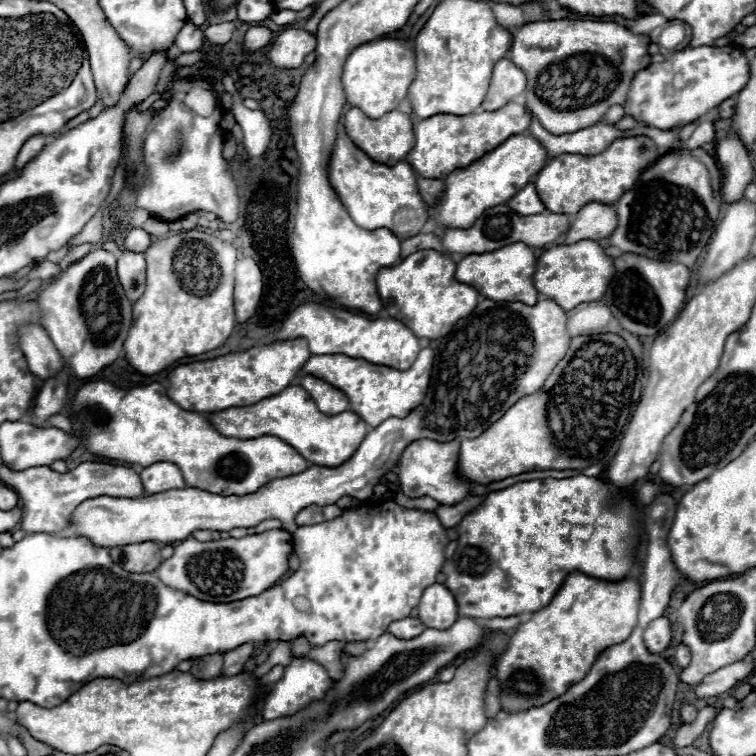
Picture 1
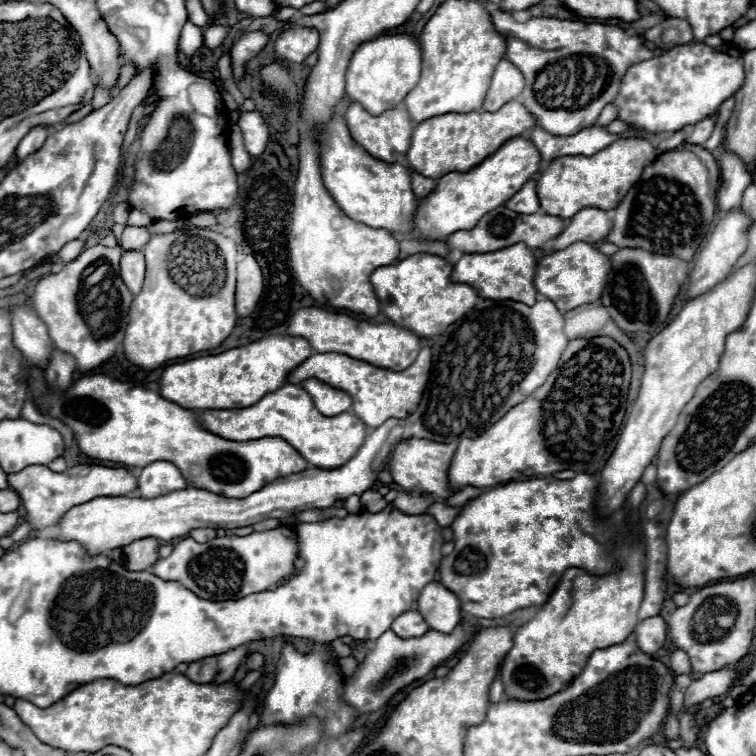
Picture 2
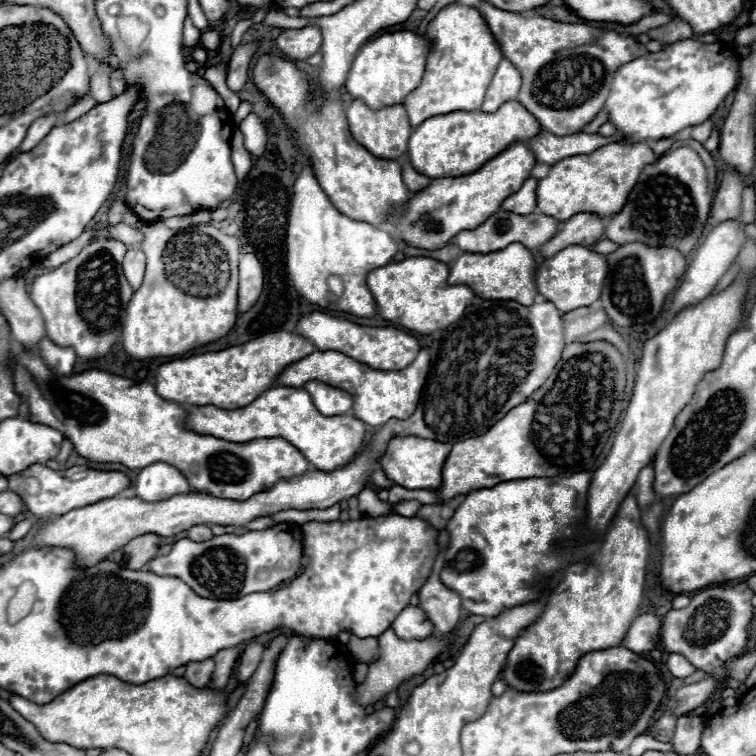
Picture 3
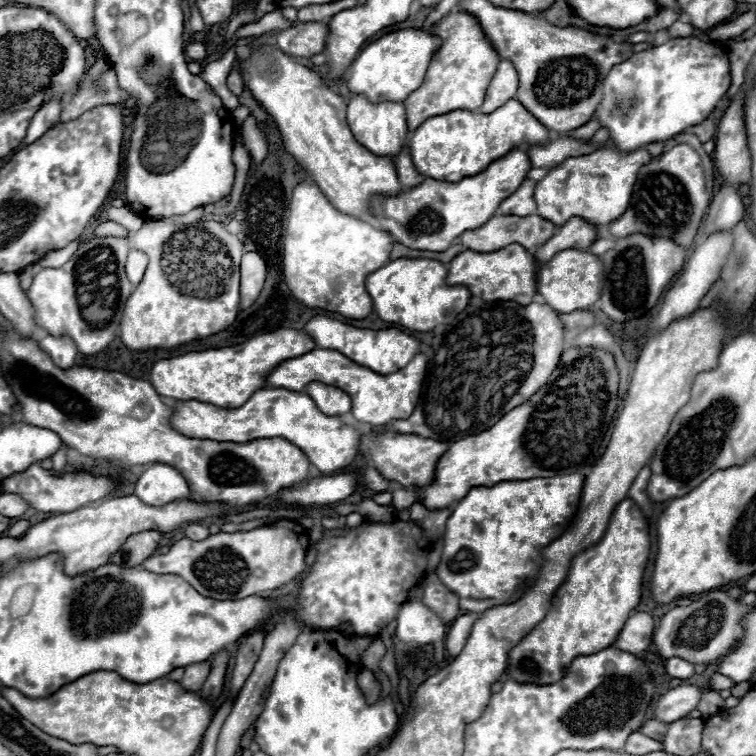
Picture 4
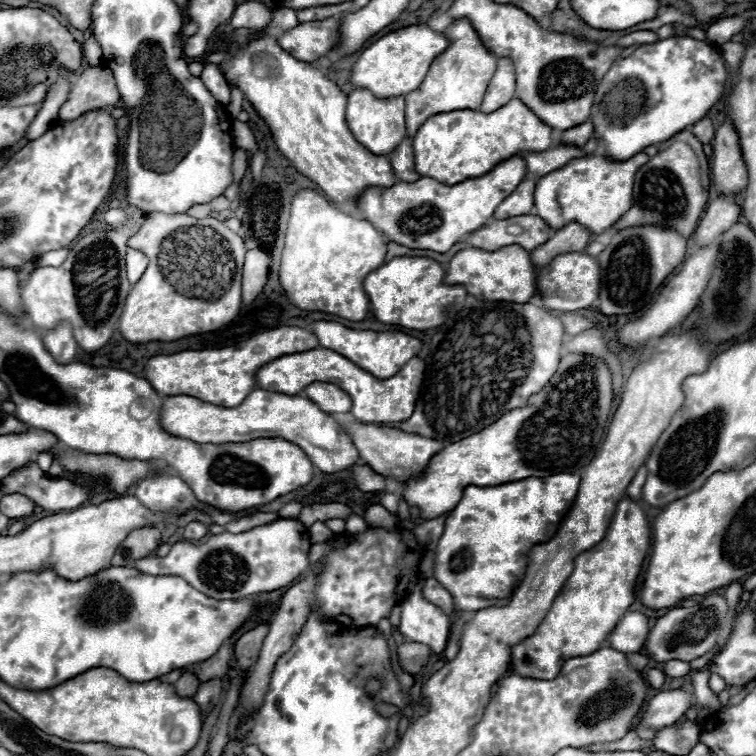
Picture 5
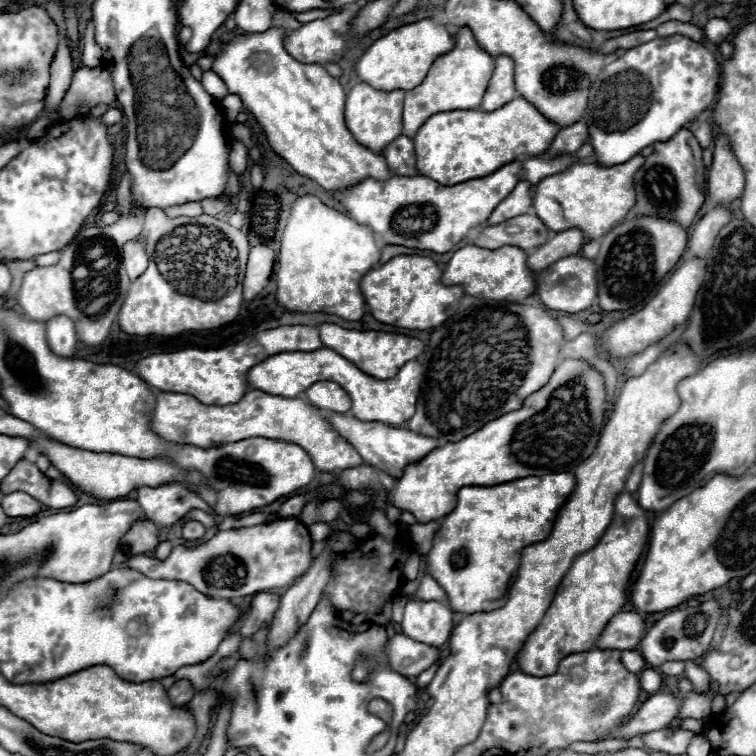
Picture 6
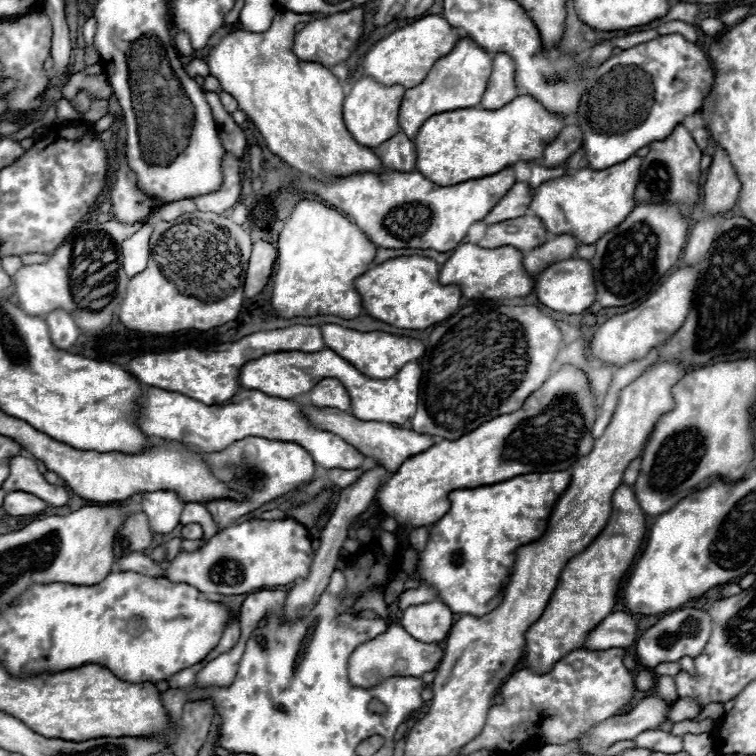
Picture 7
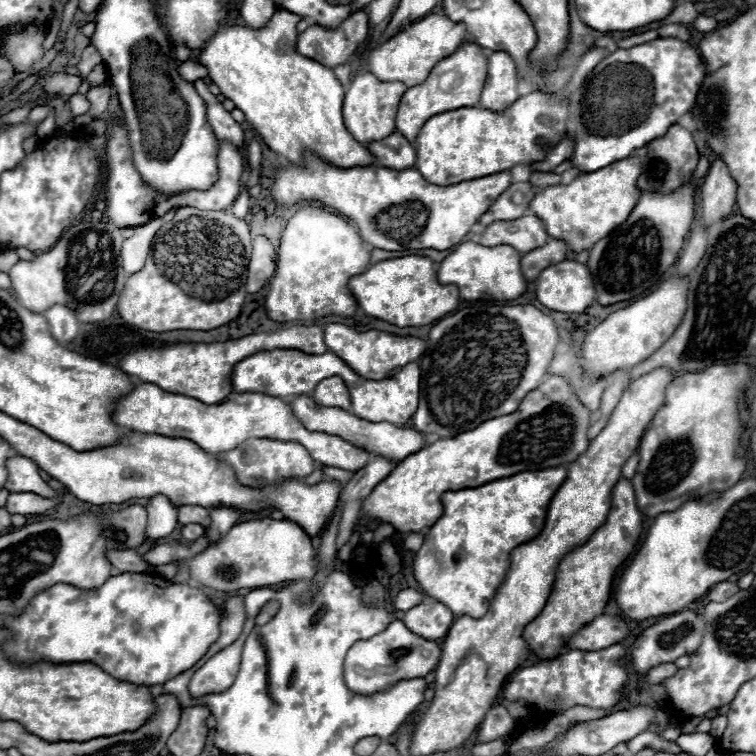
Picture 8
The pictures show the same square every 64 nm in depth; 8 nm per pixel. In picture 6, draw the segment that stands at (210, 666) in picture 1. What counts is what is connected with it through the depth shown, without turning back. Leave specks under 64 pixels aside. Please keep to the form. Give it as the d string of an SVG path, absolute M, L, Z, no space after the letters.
M178 680L170 690L168 690L168 698L172 700L172 704L182 706L186 702L190 702L194 698L194 686L190 680Z

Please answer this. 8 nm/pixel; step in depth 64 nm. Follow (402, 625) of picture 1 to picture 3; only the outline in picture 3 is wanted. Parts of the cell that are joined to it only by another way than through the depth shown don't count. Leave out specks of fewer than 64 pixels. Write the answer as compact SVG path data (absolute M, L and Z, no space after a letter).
M418 606L404 608L396 616L396 620L392 624L392 630L402 640L424 640L424 638L428 638L436 632L432 622L426 618L424 610L420 610Z

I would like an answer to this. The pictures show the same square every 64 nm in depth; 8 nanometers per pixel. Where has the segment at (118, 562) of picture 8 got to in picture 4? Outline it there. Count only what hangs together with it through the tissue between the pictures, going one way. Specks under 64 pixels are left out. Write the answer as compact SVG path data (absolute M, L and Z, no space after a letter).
M280 520L250 532L212 534L202 542L182 538L170 546L168 554L150 556L140 564L140 568L154 574L182 576L192 588L196 588L196 592L206 598L240 600L264 590L276 590L298 578L306 568L306 550L308 530L298 522Z

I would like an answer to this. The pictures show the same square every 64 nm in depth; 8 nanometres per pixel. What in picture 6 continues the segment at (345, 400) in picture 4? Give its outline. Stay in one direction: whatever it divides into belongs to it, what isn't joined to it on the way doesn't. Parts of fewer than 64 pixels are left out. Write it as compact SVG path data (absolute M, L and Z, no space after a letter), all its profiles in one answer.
M324 380L324 382L314 382L308 390L306 396L310 404L314 404L320 410L326 412L348 412L350 410L350 396L340 388L340 384Z

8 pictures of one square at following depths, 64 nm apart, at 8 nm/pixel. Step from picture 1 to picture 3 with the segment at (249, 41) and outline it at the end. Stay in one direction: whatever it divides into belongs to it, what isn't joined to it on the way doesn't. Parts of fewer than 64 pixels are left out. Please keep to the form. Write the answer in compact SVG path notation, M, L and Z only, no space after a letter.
M254 40L254 42L248 42L248 44L238 44L234 48L232 58L230 58L228 78L226 78L226 84L228 84L230 90L238 92L248 82L248 64L250 64L254 52L258 50L258 46L260 46L260 40Z

